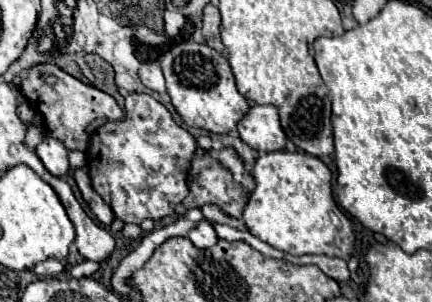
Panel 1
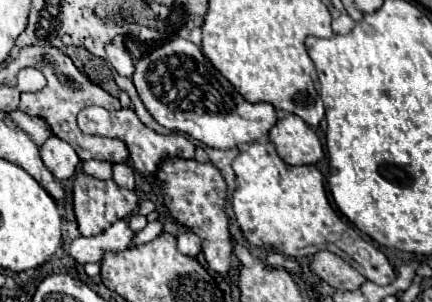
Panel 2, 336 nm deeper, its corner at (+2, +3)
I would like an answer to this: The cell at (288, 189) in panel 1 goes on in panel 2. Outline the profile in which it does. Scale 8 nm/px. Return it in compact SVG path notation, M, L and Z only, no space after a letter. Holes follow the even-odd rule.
M261 140L249 144L249 148L233 160L233 170L237 174L237 188L231 204L237 224L251 246L273 248L290 258L308 257L320 249L331 248L331 252L343 252L339 256L367 280L379 286L387 286L395 280L395 270L385 254L365 242L353 226L335 214L325 194L323 174L313 164L289 166L277 156L269 140Z

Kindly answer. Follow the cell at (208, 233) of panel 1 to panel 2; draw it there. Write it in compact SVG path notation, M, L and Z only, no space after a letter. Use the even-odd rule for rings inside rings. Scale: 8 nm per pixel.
M181 232L177 238L179 238L179 244L177 244L179 252L183 252L187 256L197 256L201 252L201 238L197 234Z

